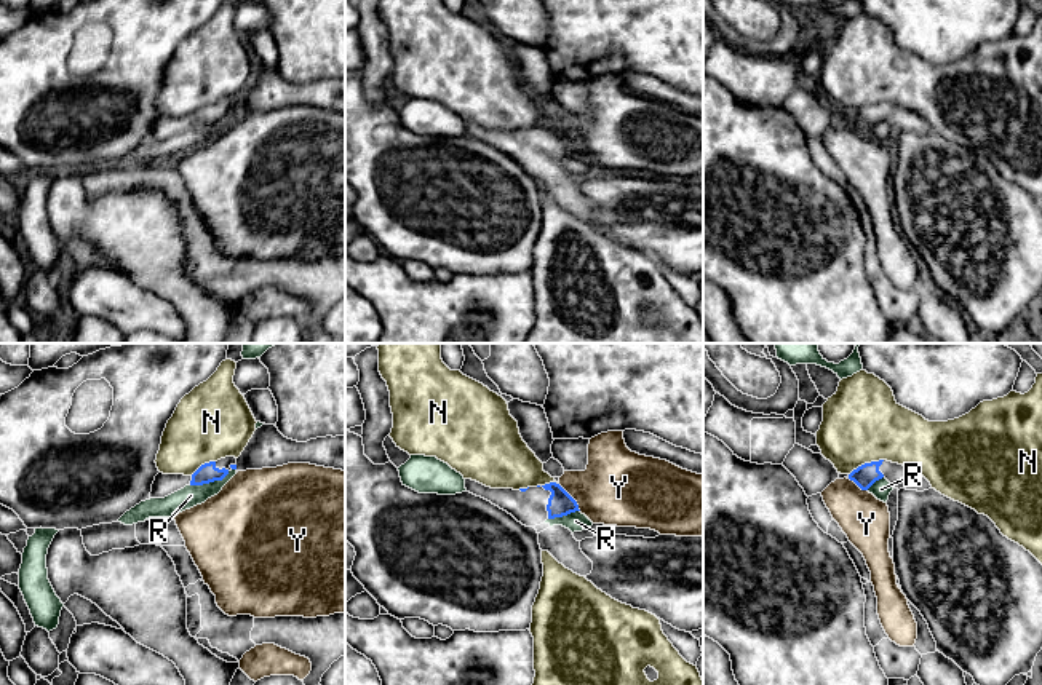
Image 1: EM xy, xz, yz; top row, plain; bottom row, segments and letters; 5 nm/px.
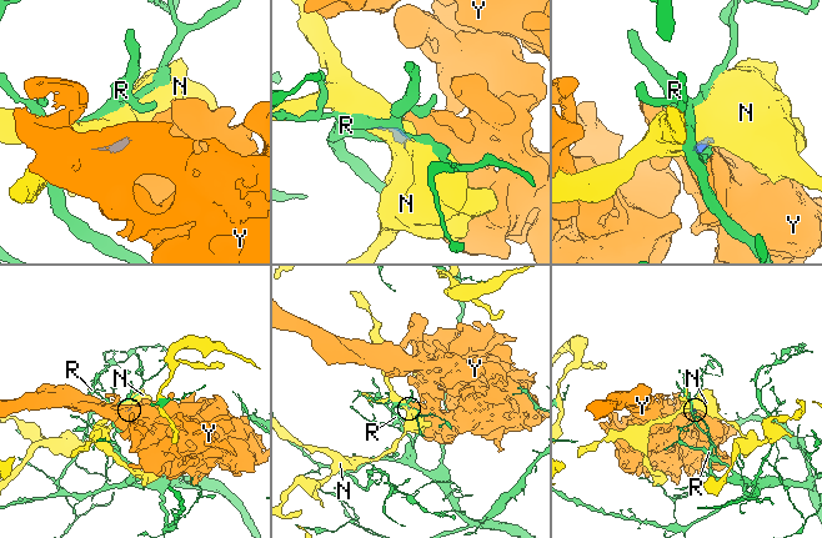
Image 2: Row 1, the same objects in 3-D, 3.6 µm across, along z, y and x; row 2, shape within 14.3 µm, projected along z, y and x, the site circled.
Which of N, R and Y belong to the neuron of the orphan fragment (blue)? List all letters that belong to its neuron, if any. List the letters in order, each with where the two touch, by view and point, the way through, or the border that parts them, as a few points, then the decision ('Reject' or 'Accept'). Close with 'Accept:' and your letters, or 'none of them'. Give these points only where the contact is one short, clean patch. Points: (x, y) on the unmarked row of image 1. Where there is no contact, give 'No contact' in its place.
N: Touches blue at yz (865, 106). Reject
R: Touches blue at xy (210, 123). Boundary: xy (229, 114), (221, 122), (190, 128). Reject
Y: Touches blue at xz (569, 138). Boundary: xz (555, 125), (580, 152). Reject
Accept: none of them

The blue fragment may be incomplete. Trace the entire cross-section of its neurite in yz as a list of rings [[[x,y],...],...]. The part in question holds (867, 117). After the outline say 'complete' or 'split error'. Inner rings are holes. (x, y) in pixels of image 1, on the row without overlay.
[[[887,102],[865,105],[849,117],[849,121],[861,133],[868,133],[882,120],[885,120],[898,133],[906,131],[924,134],[932,131],[930,125],[919,113]]]; split error

